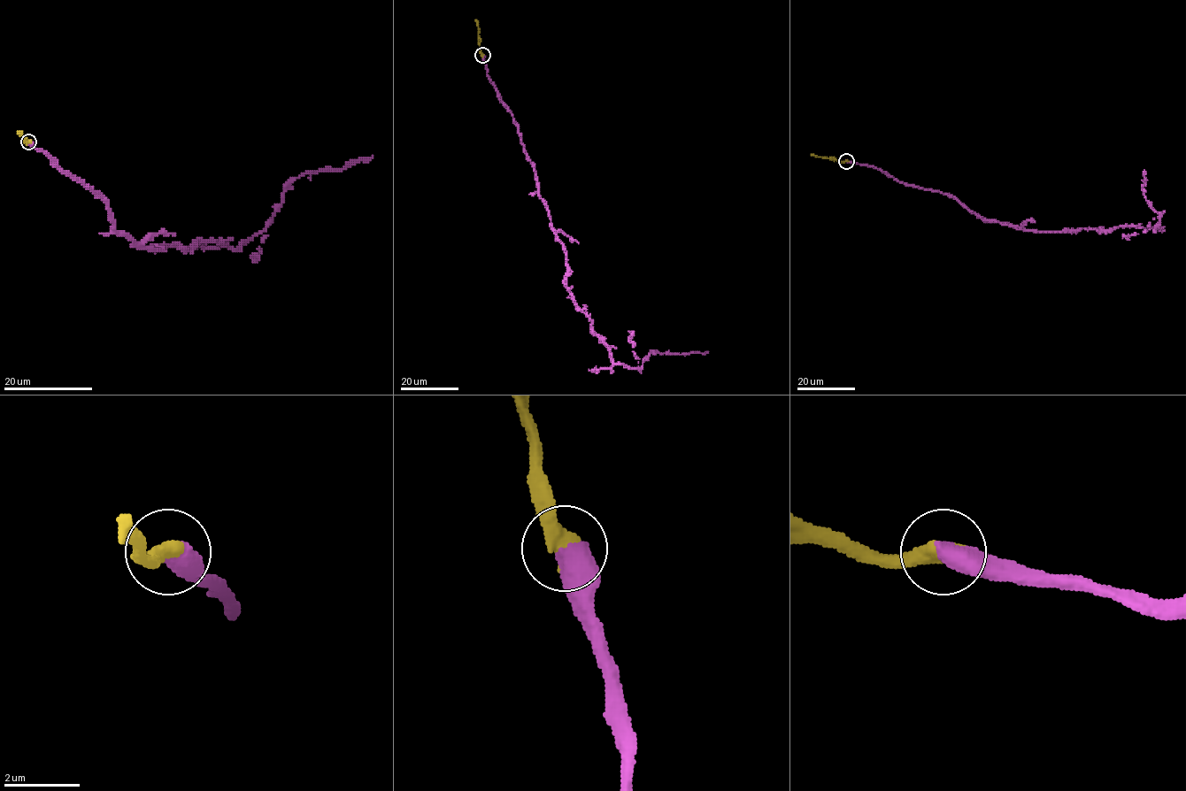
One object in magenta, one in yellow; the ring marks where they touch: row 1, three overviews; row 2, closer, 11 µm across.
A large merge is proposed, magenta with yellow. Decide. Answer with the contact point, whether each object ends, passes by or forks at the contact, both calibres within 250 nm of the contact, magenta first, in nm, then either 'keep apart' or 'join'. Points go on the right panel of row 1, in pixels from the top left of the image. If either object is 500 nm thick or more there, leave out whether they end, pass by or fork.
at (846, 161); 650 nm thick on the magenta side, 480 nm on the other; join

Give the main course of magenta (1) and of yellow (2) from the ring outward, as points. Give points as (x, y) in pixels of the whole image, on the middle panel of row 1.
1: (481, 56), (564, 246), (565, 287), (609, 357), (641, 369), (652, 351), (708, 352)
2: (481, 55), (475, 19)

